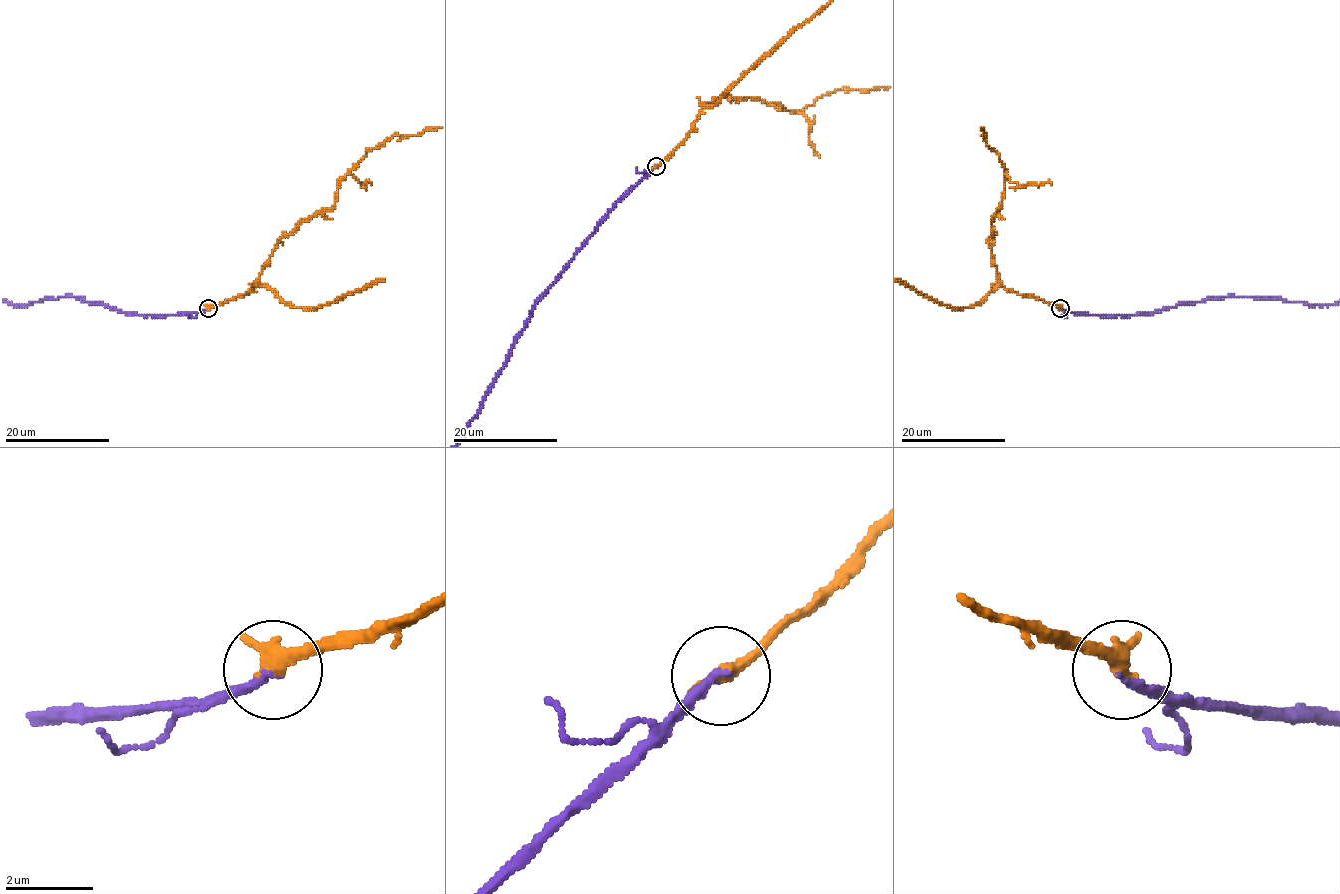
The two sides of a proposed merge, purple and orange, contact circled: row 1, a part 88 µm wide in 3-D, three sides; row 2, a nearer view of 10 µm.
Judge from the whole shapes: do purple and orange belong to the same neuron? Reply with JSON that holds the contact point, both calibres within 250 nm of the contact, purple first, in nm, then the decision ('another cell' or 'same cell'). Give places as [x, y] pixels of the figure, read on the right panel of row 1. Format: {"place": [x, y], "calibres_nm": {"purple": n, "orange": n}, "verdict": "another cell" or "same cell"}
{"place": [1060, 308], "calibres_nm": {"purple": 220, "orange": 440}, "verdict": "same cell"}

